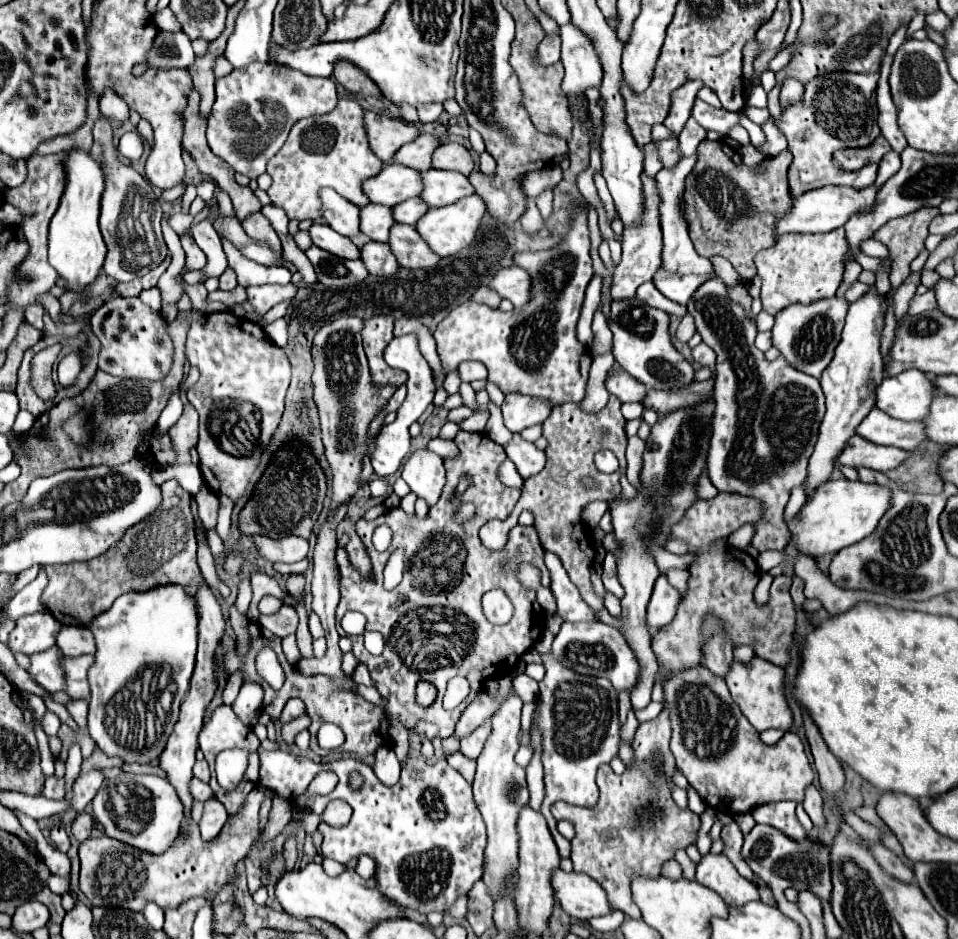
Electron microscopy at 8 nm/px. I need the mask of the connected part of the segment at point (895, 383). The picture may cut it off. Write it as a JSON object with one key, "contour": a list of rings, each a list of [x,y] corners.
{"contour":[[[908,369],[900,375],[886,377],[882,385],[878,387],[878,403],[876,407],[886,411],[894,419],[902,421],[922,421],[928,415],[928,403],[932,403],[932,397],[936,397],[938,389],[932,385],[932,377],[920,369]]]}

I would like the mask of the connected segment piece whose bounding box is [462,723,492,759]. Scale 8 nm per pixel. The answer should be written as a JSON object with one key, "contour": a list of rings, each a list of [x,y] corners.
{"contour":[[[484,723],[484,725],[478,727],[470,737],[466,737],[466,739],[462,741],[462,747],[464,747],[464,751],[468,751],[466,755],[468,755],[470,759],[476,759],[476,757],[482,753],[482,747],[484,747],[488,735],[490,735],[490,729],[492,729],[490,723]]]}

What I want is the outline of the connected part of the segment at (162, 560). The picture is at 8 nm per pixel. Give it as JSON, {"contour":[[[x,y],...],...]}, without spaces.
{"contour":[[[176,479],[162,483],[164,501],[146,521],[130,527],[126,535],[104,555],[68,565],[48,565],[48,585],[42,593],[44,607],[62,625],[86,627],[96,615],[108,611],[112,603],[128,591],[148,591],[158,585],[180,583],[188,593],[196,593],[204,585],[204,577],[196,563],[194,517],[190,513],[190,493]]]}

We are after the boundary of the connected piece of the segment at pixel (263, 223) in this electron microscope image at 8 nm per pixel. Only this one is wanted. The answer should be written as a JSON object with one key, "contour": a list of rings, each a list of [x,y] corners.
{"contour":[[[254,213],[252,217],[248,217],[244,223],[242,223],[244,231],[252,237],[252,239],[258,239],[258,241],[266,241],[276,253],[280,251],[280,239],[276,235],[276,231],[272,229],[270,221],[262,215],[262,213]]]}

